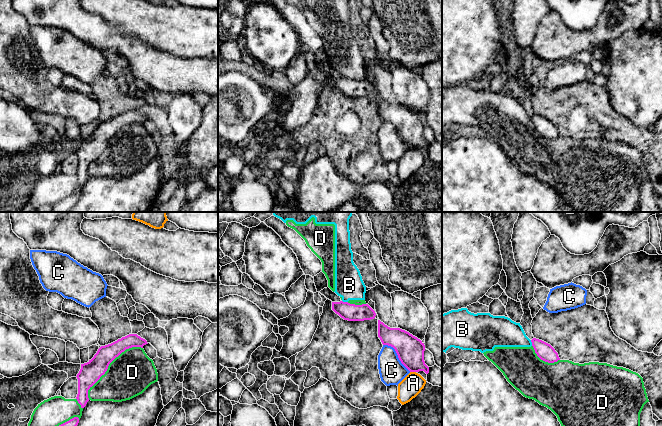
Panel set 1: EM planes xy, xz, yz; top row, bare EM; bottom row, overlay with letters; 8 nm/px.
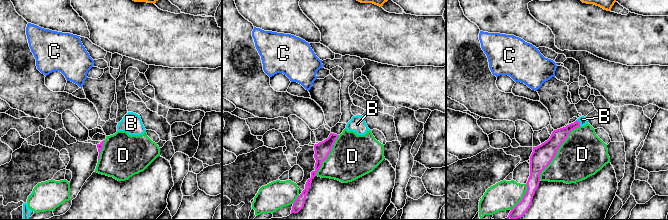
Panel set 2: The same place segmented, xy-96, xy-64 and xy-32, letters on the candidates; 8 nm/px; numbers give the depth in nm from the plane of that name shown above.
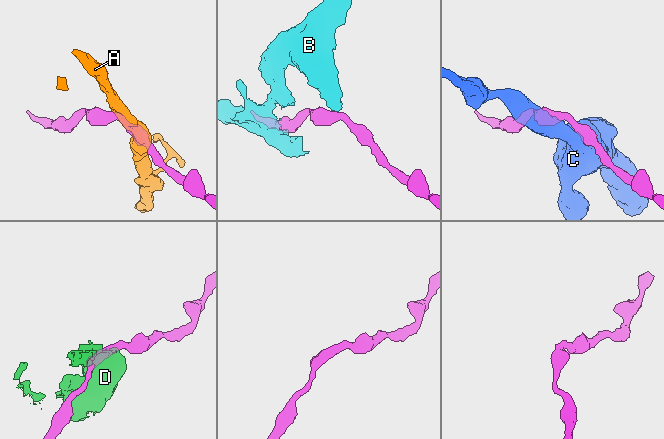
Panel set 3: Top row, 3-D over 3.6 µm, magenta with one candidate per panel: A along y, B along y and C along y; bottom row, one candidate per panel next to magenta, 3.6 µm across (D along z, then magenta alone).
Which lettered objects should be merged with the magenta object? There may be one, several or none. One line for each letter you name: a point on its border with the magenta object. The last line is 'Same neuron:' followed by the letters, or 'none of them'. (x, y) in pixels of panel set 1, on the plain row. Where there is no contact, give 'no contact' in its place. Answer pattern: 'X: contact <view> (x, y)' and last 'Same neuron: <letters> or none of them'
Same neuron: none of them

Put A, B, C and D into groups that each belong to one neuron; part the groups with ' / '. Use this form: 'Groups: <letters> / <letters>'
Groups: A / B D / C

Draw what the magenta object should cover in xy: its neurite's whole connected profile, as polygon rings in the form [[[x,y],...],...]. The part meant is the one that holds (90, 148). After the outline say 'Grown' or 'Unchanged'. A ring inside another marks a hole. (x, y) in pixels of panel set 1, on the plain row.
[[[129,110],[117,117],[101,122],[94,133],[87,139],[81,140],[77,150],[78,170],[77,177],[84,184],[89,177],[88,166],[100,155],[108,145],[109,140],[126,125],[141,123],[148,120],[147,117],[137,110]]]. Unchanged

